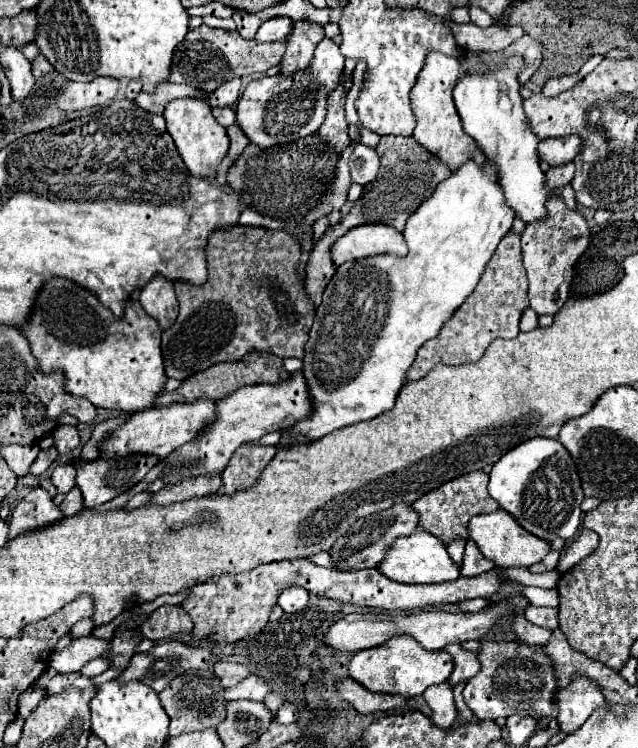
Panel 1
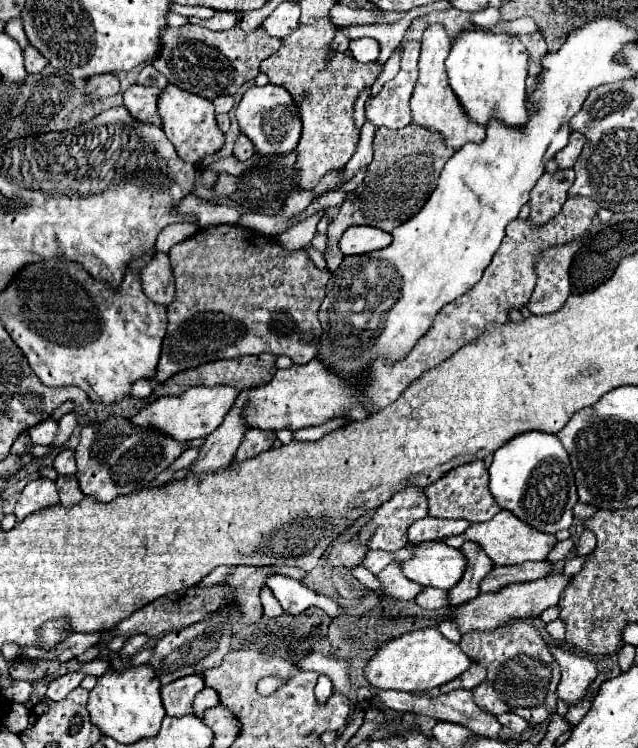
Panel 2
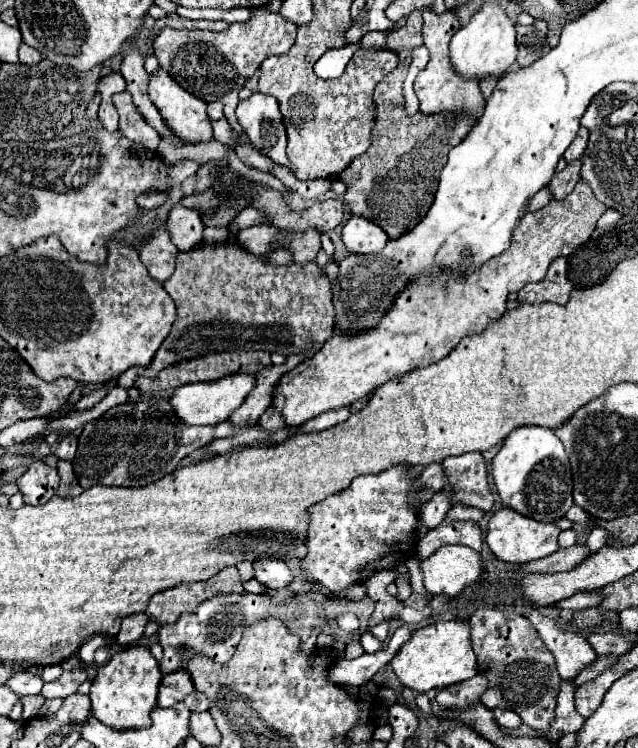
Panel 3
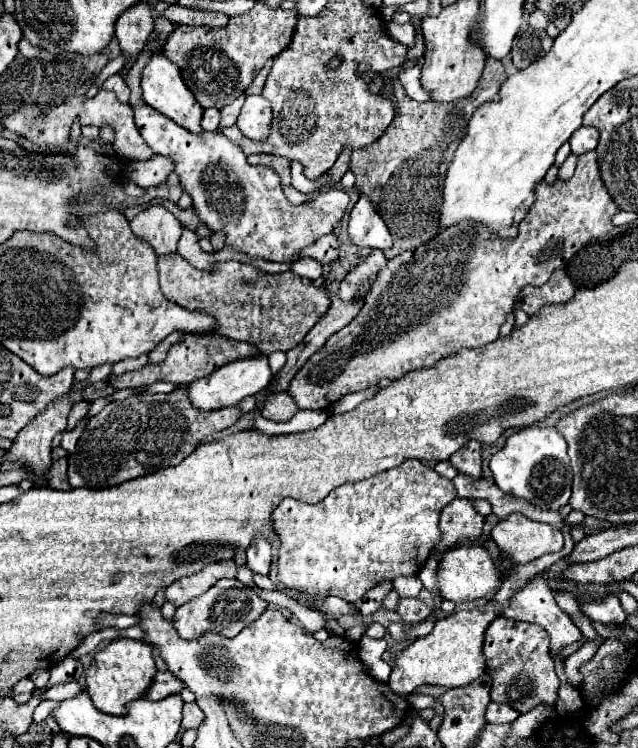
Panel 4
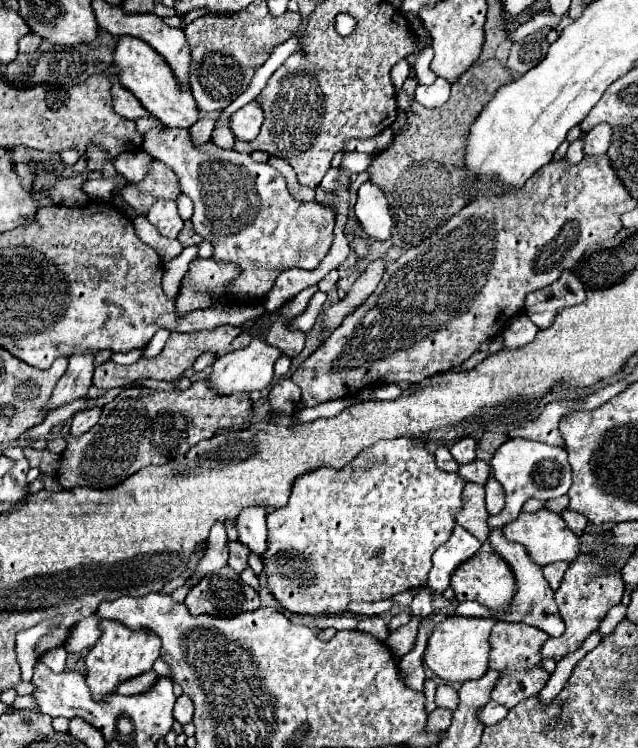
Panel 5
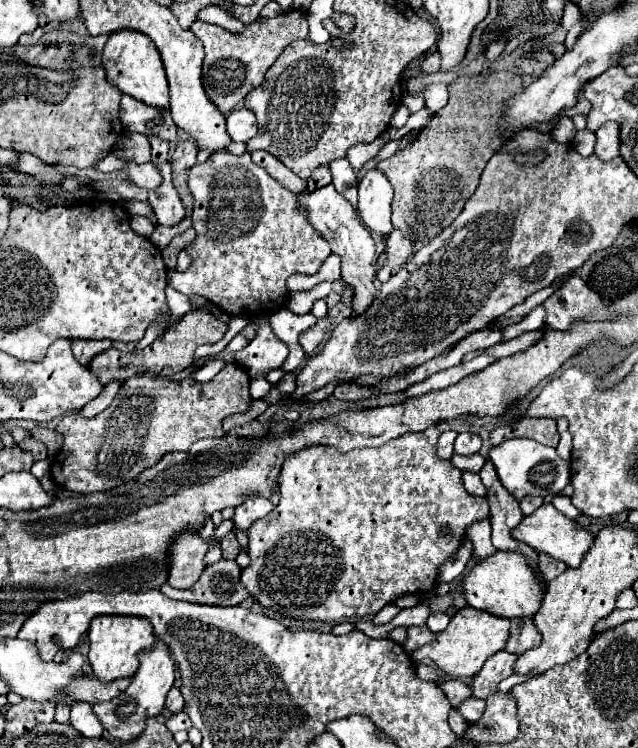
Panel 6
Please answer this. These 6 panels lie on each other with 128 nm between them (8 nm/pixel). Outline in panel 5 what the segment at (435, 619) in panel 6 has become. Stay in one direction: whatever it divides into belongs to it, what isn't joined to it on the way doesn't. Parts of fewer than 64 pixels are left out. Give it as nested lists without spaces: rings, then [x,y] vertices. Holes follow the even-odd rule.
[[[496,528],[490,532],[490,544],[492,544],[492,550],[498,556],[502,556],[502,560],[506,560],[508,566],[512,566],[512,574],[516,576],[516,584],[518,584],[516,600],[512,600],[512,604],[508,606],[508,612],[504,612],[504,614],[502,612],[500,614],[488,612],[488,608],[484,608],[478,602],[462,602],[456,610],[456,614],[478,616],[478,618],[496,618],[496,620],[504,620],[504,622],[524,622],[528,626],[544,630],[548,636],[562,636],[564,634],[564,622],[560,620],[558,606],[554,600],[554,592],[552,592],[550,584],[546,582],[546,578],[542,576],[542,568],[528,558],[528,554],[524,552],[524,548],[520,544],[512,544],[510,540],[506,540],[502,536],[502,528]]]

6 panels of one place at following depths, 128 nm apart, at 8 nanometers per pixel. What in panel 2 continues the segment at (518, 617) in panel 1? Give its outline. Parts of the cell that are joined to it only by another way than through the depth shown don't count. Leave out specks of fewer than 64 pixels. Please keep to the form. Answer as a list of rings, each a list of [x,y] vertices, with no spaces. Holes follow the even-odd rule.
[[[554,620],[554,622],[546,624],[546,634],[548,634],[552,640],[562,642],[562,640],[564,640],[564,632],[566,632],[566,628],[564,628],[564,624],[562,624],[560,620]]]

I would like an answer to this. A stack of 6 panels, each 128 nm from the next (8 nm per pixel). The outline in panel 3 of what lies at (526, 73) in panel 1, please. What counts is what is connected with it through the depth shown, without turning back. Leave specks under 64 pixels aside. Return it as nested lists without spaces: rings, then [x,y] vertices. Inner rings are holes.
[[[518,26],[518,66],[530,66],[538,58],[550,52],[546,34],[538,32],[534,26]]]

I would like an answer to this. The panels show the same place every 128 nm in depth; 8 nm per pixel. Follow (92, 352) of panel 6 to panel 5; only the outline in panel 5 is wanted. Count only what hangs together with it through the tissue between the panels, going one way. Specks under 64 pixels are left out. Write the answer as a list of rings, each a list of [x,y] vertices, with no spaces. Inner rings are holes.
[[[92,354],[72,356],[66,374],[58,380],[48,404],[44,406],[44,414],[86,396],[88,388],[92,386],[92,372],[94,372],[94,356]]]

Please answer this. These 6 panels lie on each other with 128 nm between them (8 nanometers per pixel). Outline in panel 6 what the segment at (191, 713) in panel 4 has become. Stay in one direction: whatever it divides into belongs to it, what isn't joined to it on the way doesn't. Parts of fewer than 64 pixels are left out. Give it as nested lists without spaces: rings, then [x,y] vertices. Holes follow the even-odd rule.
[[[172,688],[172,690],[168,692],[166,708],[168,708],[172,714],[178,714],[178,712],[184,710],[184,698],[182,698],[182,694],[180,694],[178,688]]]

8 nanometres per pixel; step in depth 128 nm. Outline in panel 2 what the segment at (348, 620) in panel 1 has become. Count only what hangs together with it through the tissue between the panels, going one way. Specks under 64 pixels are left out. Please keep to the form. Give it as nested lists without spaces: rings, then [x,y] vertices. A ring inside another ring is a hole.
[[[562,572],[558,574],[548,574],[540,580],[534,580],[534,582],[520,582],[520,584],[510,584],[508,588],[502,588],[500,592],[496,594],[478,594],[474,600],[466,602],[466,604],[460,604],[452,610],[452,614],[448,614],[446,618],[452,618],[456,624],[458,624],[458,630],[460,634],[468,634],[468,632],[486,632],[486,630],[492,630],[496,626],[502,626],[506,624],[508,620],[512,618],[536,618],[540,616],[546,608],[550,606],[556,606],[558,600],[560,600],[560,594],[562,590],[570,584],[570,578],[564,576]]]

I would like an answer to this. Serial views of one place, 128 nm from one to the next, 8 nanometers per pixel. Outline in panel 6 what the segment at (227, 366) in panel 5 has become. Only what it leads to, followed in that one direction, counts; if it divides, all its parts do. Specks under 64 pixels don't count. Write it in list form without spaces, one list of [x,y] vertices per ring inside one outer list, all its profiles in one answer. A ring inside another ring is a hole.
[[[254,318],[256,328],[254,340],[240,352],[234,354],[234,364],[240,366],[250,378],[266,376],[270,370],[276,370],[284,364],[288,356],[288,346],[278,340],[274,330],[270,328],[270,318]]]

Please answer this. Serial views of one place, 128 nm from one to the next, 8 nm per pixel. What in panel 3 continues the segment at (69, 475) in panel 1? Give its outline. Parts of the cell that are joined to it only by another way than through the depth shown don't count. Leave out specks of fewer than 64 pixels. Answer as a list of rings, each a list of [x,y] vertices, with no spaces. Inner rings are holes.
[[[64,436],[62,442],[54,448],[54,454],[58,460],[72,460],[76,452],[76,438],[74,436]]]

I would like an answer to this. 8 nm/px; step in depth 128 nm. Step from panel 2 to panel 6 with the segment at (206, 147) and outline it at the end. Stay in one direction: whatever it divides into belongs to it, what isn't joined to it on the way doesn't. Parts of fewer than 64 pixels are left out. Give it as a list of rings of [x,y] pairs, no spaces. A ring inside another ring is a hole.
[[[118,30],[110,34],[104,56],[102,56],[102,66],[106,70],[106,78],[124,94],[134,96],[136,100],[142,100],[148,106],[156,108],[168,108],[168,82],[166,82],[166,72],[160,60],[160,54],[156,52],[156,46],[148,36],[134,32],[134,30]]]

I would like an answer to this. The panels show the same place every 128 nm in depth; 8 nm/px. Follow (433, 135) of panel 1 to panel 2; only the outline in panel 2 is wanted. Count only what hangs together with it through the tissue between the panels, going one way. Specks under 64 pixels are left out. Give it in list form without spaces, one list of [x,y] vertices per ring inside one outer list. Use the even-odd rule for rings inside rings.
[[[432,24],[432,26],[428,26],[424,30],[424,34],[422,34],[422,50],[420,50],[420,62],[418,62],[420,76],[418,76],[418,82],[416,82],[414,92],[412,92],[410,110],[412,110],[412,122],[414,124],[436,132],[444,140],[446,146],[450,146],[454,150],[460,150],[468,142],[476,142],[476,144],[484,142],[486,130],[482,126],[474,124],[464,114],[460,102],[456,102],[456,94],[452,92],[452,88],[448,84],[444,60],[446,60],[446,56],[450,52],[450,46],[452,46],[452,40],[446,34],[444,26]]]

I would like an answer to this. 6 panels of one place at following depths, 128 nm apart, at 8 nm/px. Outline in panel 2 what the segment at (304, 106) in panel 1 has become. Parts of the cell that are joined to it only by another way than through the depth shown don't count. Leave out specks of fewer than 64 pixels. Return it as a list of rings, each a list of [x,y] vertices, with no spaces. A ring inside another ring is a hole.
[[[338,30],[336,36],[332,38],[332,42],[328,44],[328,50],[330,50],[330,56],[336,54],[336,52],[346,52],[348,50],[348,40],[344,38],[344,34]],[[266,84],[266,86],[250,86],[240,104],[236,106],[236,120],[240,124],[240,130],[252,140],[256,150],[260,154],[288,154],[296,148],[300,140],[300,116],[296,102],[292,100],[290,92],[286,88],[280,88],[278,84]]]

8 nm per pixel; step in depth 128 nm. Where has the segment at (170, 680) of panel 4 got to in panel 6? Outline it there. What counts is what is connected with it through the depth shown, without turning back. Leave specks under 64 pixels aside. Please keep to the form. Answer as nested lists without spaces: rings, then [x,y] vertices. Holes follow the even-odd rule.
[[[82,676],[78,678],[72,688],[68,690],[68,696],[72,696],[74,700],[88,700],[88,702],[104,702],[104,700],[112,700],[116,698],[120,692],[124,692],[128,688],[128,684],[132,682],[132,678],[120,678],[114,682],[100,682],[94,676]]]

